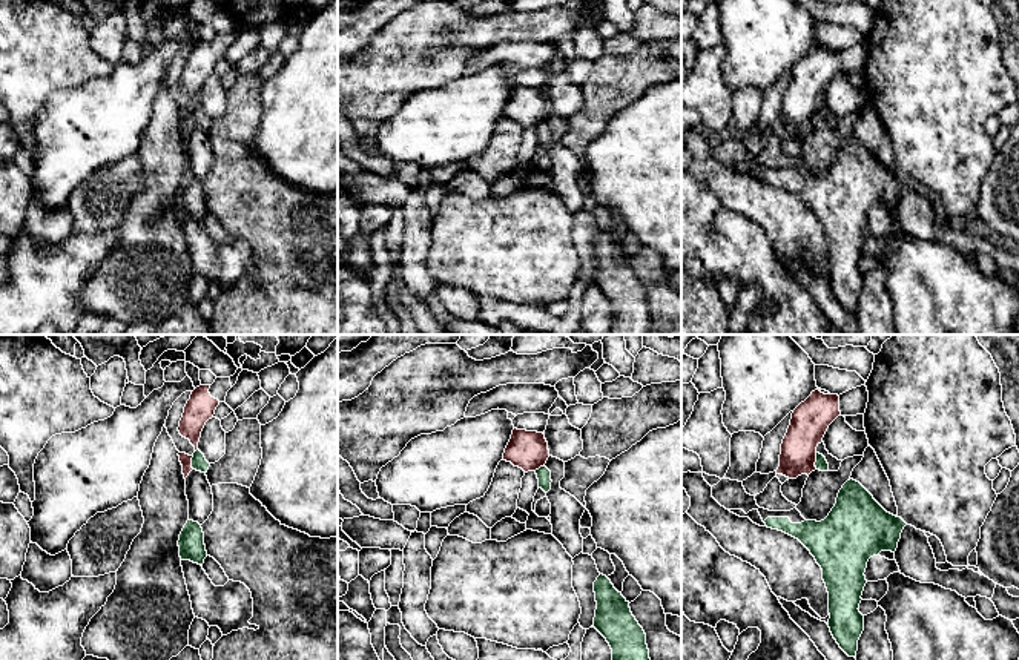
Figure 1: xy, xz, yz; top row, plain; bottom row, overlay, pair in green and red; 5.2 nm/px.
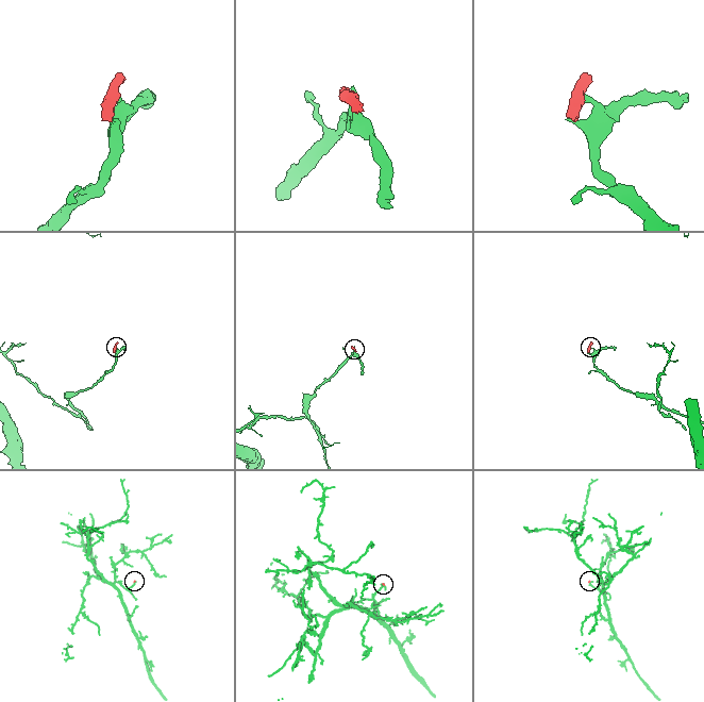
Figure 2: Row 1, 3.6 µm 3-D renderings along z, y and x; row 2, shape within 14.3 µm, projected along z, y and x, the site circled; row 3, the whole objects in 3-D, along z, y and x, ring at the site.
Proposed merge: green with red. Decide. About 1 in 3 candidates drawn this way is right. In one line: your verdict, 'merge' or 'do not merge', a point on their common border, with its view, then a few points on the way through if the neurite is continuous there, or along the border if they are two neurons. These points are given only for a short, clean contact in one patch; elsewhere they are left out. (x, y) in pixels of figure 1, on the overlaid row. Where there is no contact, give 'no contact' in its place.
do not merge | yz (817, 461)

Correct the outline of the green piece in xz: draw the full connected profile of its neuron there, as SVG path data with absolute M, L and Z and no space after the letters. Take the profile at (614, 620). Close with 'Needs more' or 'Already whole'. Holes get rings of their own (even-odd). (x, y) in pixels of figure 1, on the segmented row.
M603 574L594 582L594 592L597 609L592 626L609 643L612 660L651 660L646 634L622 592Z. Already whole

